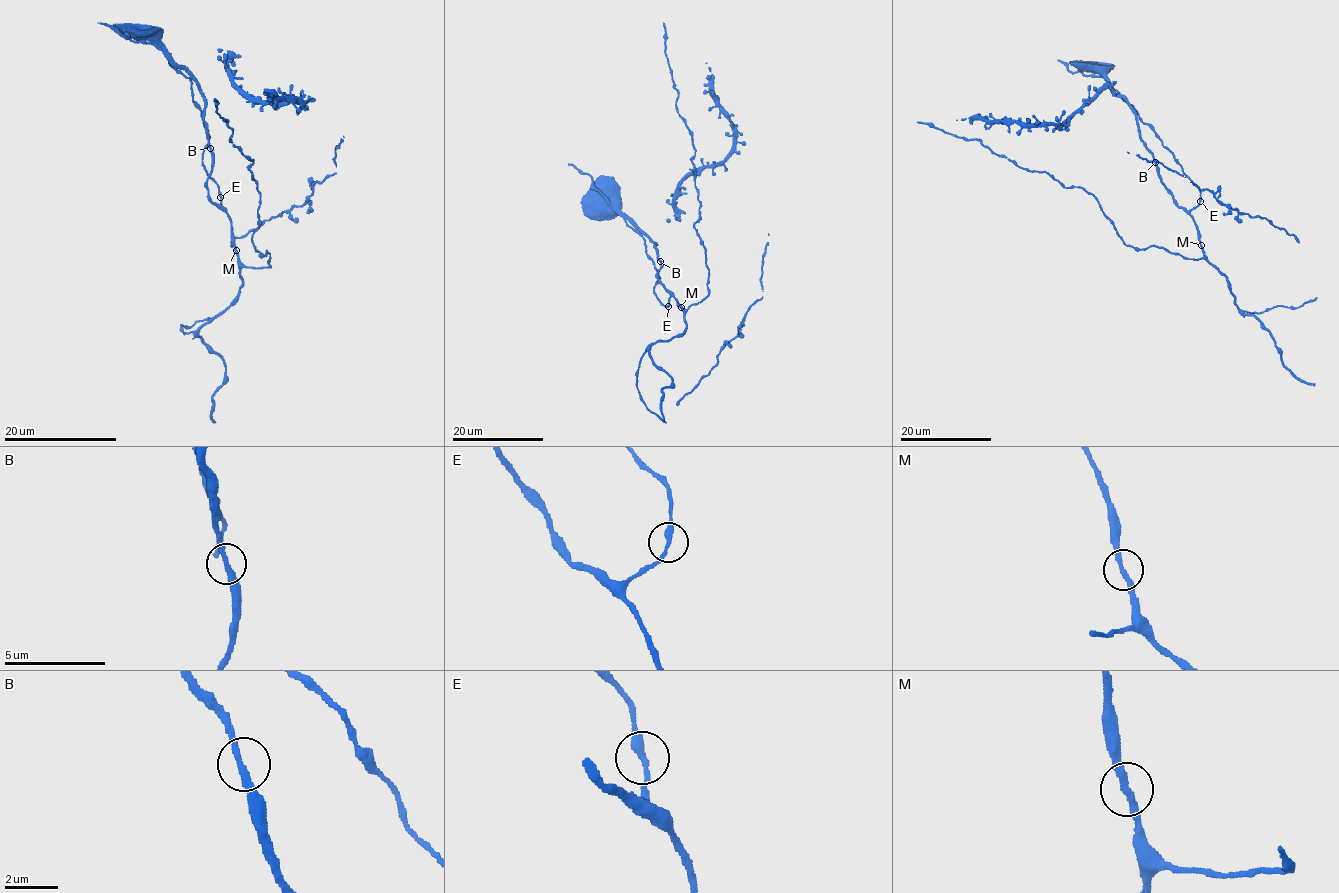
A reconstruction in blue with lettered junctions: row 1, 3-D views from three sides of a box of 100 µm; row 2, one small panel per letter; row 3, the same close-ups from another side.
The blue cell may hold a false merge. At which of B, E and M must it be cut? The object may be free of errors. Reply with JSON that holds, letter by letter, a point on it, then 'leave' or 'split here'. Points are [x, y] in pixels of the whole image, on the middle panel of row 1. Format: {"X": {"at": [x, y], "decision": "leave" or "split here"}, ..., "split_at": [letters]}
{"B": {"at": [660, 261], "decision": "leave"}, "E": {"at": [668, 306], "decision": "leave"}, "M": {"at": [681, 307], "decision": "leave"}, "split_at": []}

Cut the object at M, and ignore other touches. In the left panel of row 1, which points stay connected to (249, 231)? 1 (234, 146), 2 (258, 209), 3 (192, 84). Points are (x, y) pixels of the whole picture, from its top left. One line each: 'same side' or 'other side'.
1: same side
2: same side
3: other side

